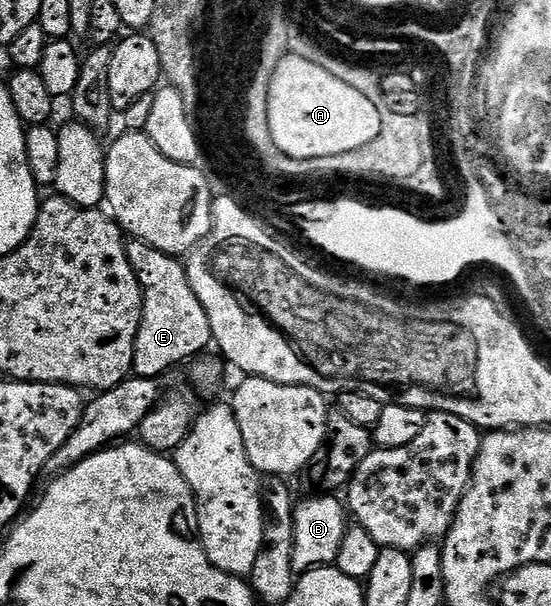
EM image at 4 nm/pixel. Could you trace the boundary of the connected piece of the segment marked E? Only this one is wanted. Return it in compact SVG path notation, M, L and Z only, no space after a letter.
M133 238L126 240L126 253L128 262L142 287L142 321L134 343L132 372L135 377L143 380L162 378L169 368L174 368L177 364L182 363L185 365L187 362L201 357L209 349L206 347L211 347L212 337L208 314L204 314L204 306L200 306L200 298L196 298L196 294L188 282L185 263L179 257L164 254L164 250L156 250L156 246L148 246L148 242L140 242Z

